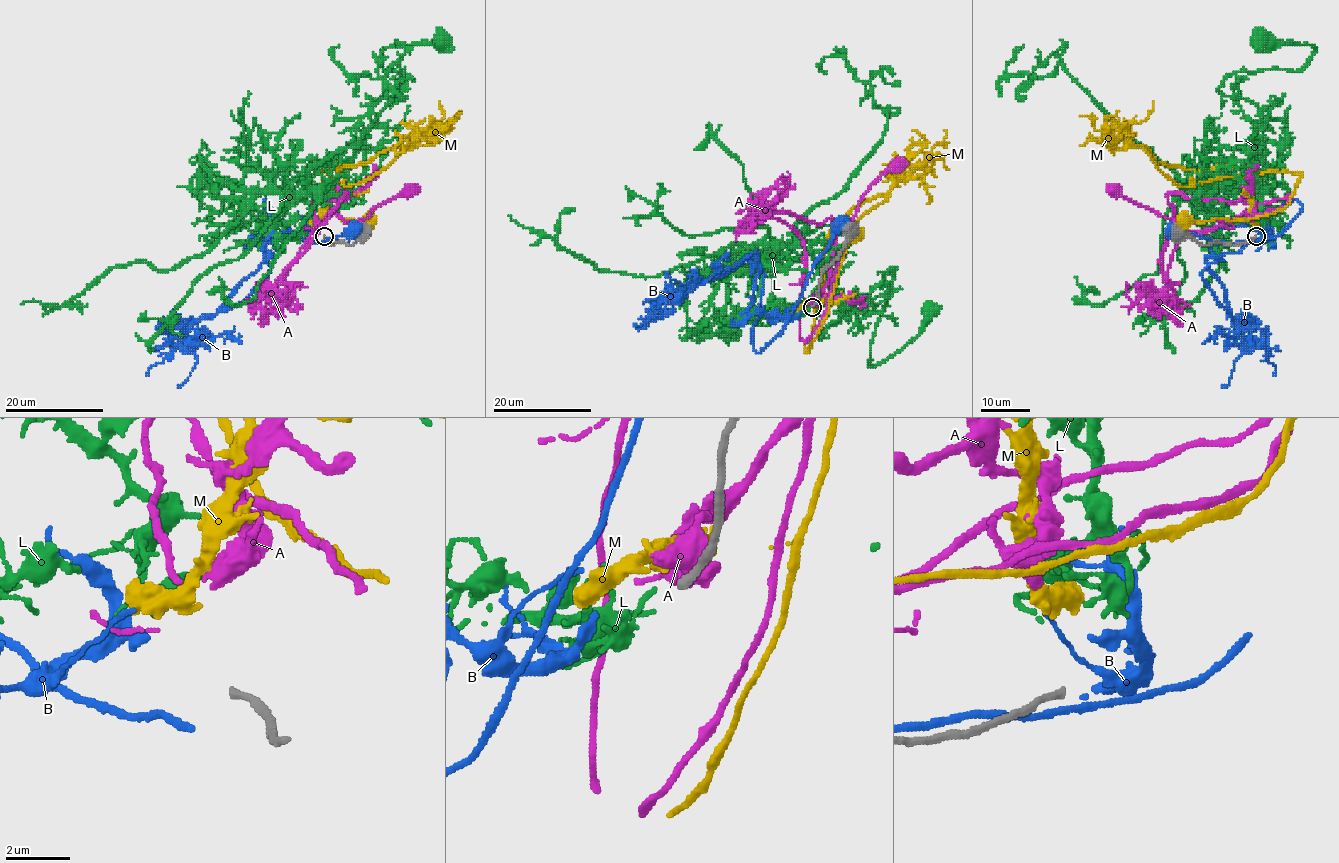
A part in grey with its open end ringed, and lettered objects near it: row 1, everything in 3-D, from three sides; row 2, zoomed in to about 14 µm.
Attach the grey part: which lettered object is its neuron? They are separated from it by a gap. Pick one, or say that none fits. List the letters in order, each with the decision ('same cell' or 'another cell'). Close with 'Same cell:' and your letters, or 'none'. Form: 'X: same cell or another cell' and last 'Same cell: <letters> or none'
A: another cell
B: another cell
L: another cell
M: another cell
Same cell: none

